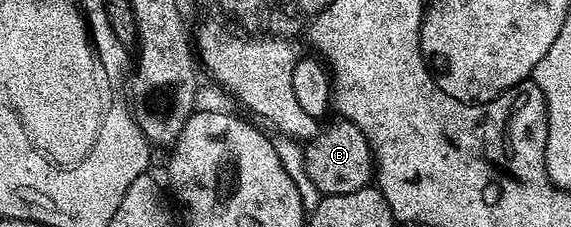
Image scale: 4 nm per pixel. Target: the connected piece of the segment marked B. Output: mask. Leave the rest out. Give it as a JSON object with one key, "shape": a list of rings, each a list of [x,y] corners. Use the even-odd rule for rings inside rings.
{"shape":[[[338,116],[335,119],[323,130],[321,127],[303,149],[303,166],[307,169],[308,179],[312,180],[322,196],[343,194],[369,186],[374,174],[374,154],[370,151],[364,132],[360,132],[360,128],[346,118]]]}

